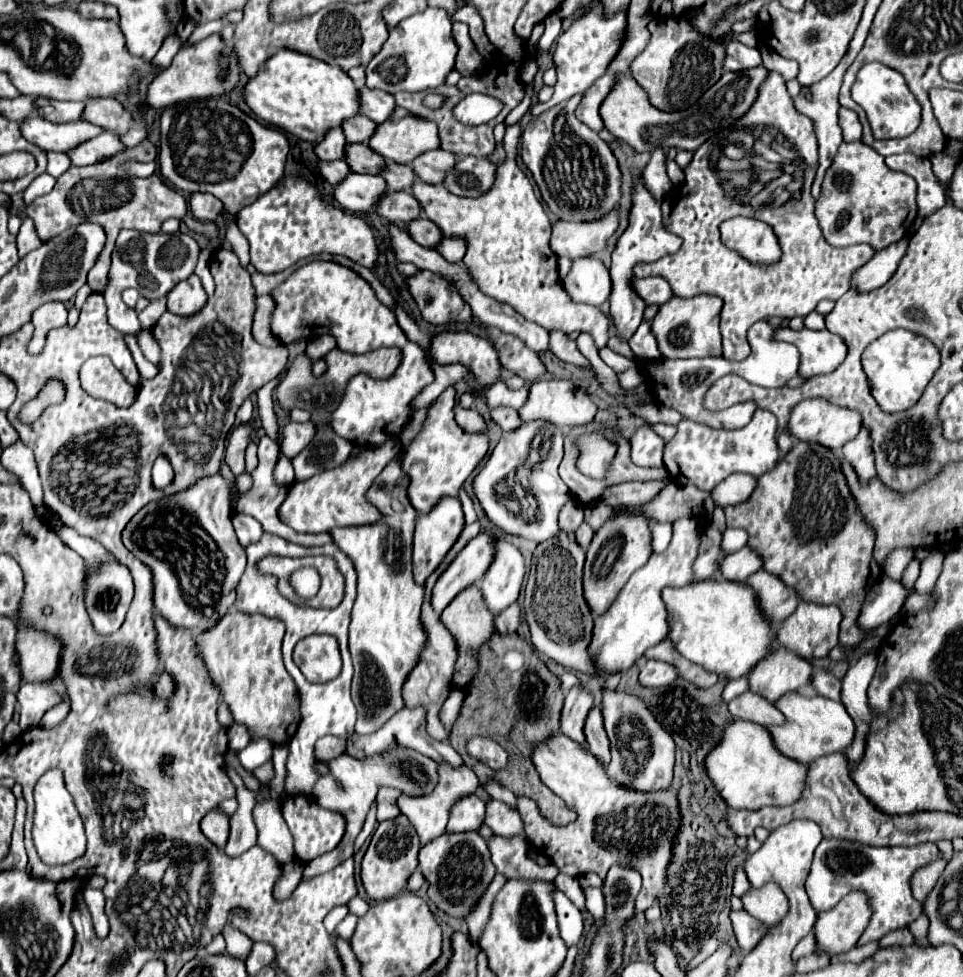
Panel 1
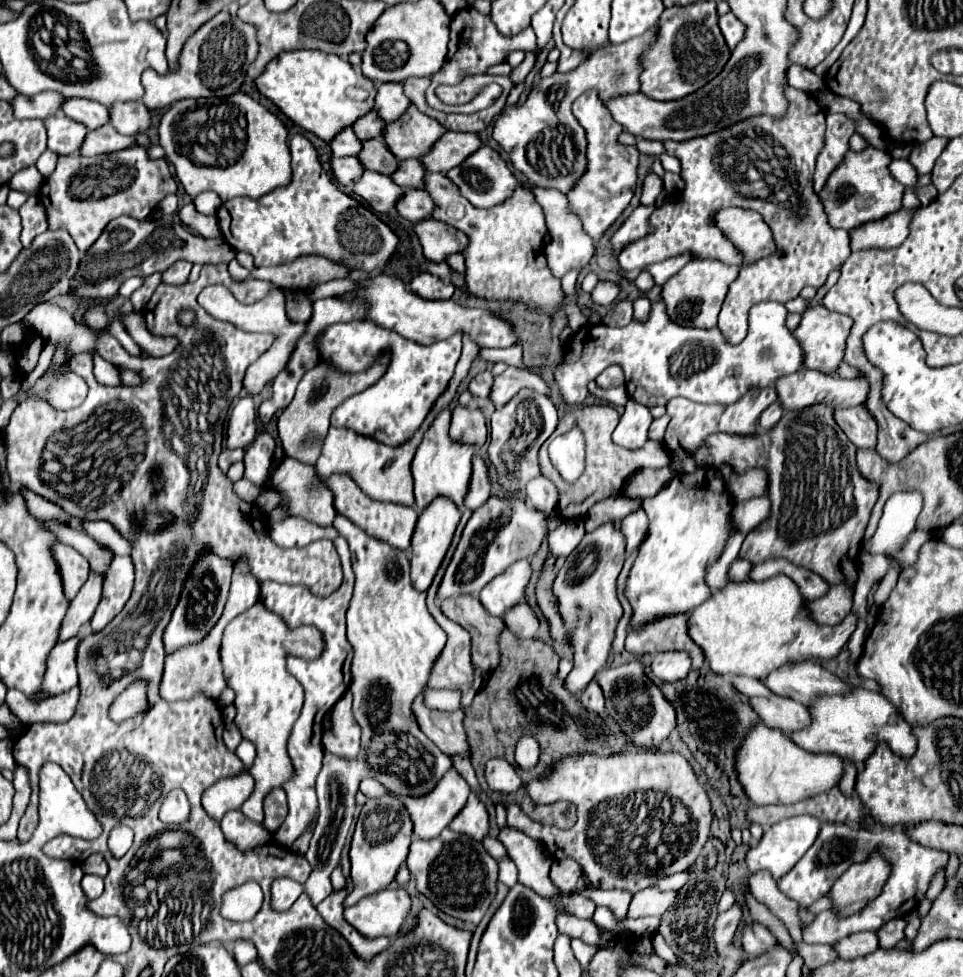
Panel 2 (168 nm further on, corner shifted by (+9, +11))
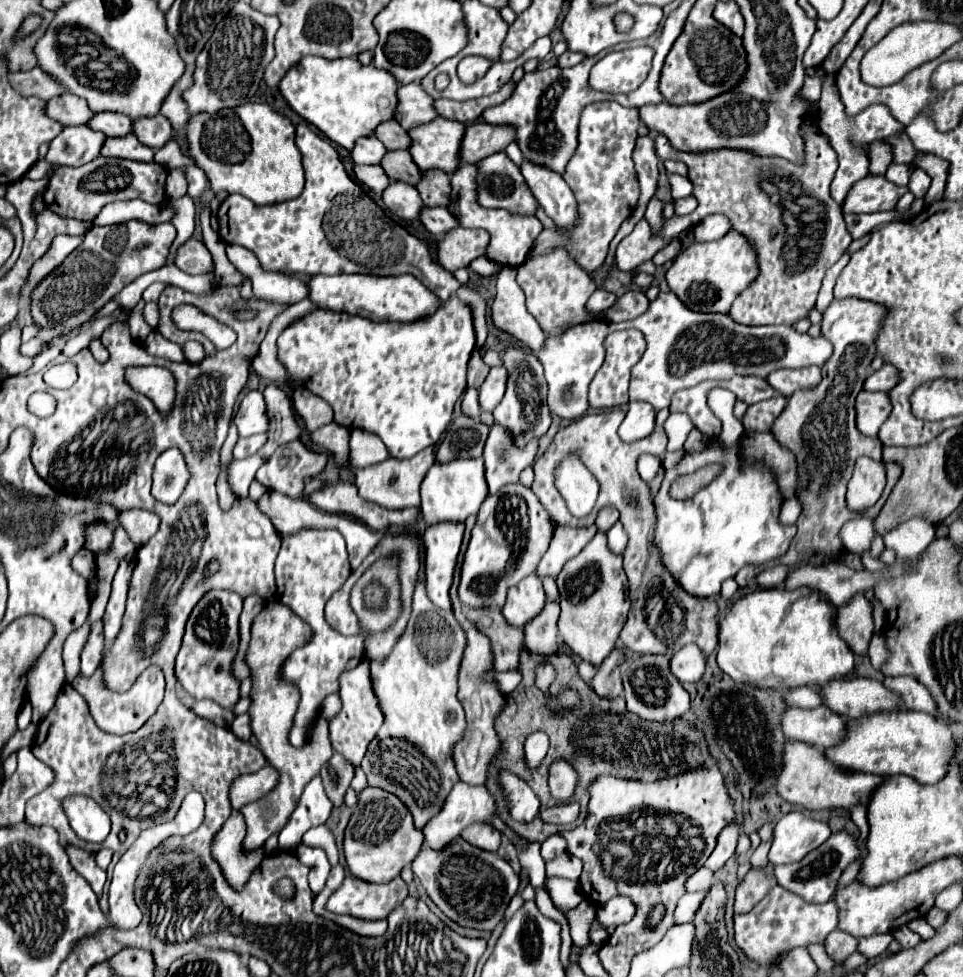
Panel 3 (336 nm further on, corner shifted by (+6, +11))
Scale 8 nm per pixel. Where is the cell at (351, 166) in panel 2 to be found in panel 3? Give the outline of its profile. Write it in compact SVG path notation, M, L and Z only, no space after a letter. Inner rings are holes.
M355 166L355 176L359 182L363 182L379 194L391 184L391 178L379 166Z

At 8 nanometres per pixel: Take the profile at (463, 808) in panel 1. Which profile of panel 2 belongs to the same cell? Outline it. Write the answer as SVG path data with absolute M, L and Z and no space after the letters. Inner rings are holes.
M474 792L470 794L466 806L456 814L448 828L454 832L464 832L474 840L482 840L488 834L488 812Z

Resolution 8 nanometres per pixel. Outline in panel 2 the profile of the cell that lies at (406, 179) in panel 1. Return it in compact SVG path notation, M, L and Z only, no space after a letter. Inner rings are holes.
M410 158L398 162L398 168L390 178L402 188L424 188L424 174L426 170L422 168L422 164L416 158Z

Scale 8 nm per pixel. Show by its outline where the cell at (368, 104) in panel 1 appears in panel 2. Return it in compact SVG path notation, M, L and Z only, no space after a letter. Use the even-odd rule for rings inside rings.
M388 82L388 84L378 84L376 86L376 98L374 98L374 112L384 120L392 122L396 120L406 108L408 108L408 98L402 92L400 82Z

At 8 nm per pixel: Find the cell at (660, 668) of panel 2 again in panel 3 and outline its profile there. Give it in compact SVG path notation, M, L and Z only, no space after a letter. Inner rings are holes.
M687 644L671 658L671 670L681 682L699 682L705 672L705 656L695 644Z

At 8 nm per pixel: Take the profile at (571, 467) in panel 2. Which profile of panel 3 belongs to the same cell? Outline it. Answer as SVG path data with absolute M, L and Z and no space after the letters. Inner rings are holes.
M567 456L557 468L557 488L563 494L573 516L587 516L595 506L599 494L597 478L575 456Z

